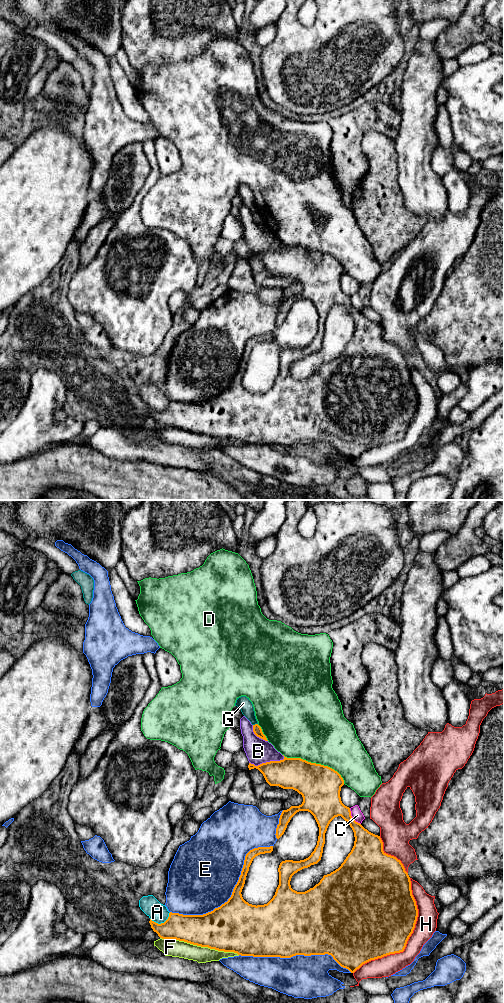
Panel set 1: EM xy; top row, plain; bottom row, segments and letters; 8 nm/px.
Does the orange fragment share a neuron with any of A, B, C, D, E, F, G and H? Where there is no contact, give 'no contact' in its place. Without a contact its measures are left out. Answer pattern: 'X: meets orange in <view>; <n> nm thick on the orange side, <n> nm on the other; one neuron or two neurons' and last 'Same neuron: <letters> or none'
A: meets orange in xy; 220 nm thick on the orange side, 160 nm on the other; two neurons
B: meets orange in xy; 260 nm thick on the orange side, 200 nm on the other; two neurons
C: meets orange in xy; 280 nm thick on the orange side, 90 nm on the other; two neurons
D: meets orange in xy; 320 nm thick on the orange side, 480 nm on the other; two neurons
E: meets orange in xy; 380 nm thick on the orange side, 480 nm on the other; two neurons
F: meets orange in xy; 360 nm thick on the orange side, 140 nm on the other; two neurons
G: meets orange in xy; 70 nm thick on the orange side, 110 nm on the other; two neurons
H: meets orange in xy; 500 nm thick on the orange side, 170 nm on the other; two neurons
Same neuron: none

